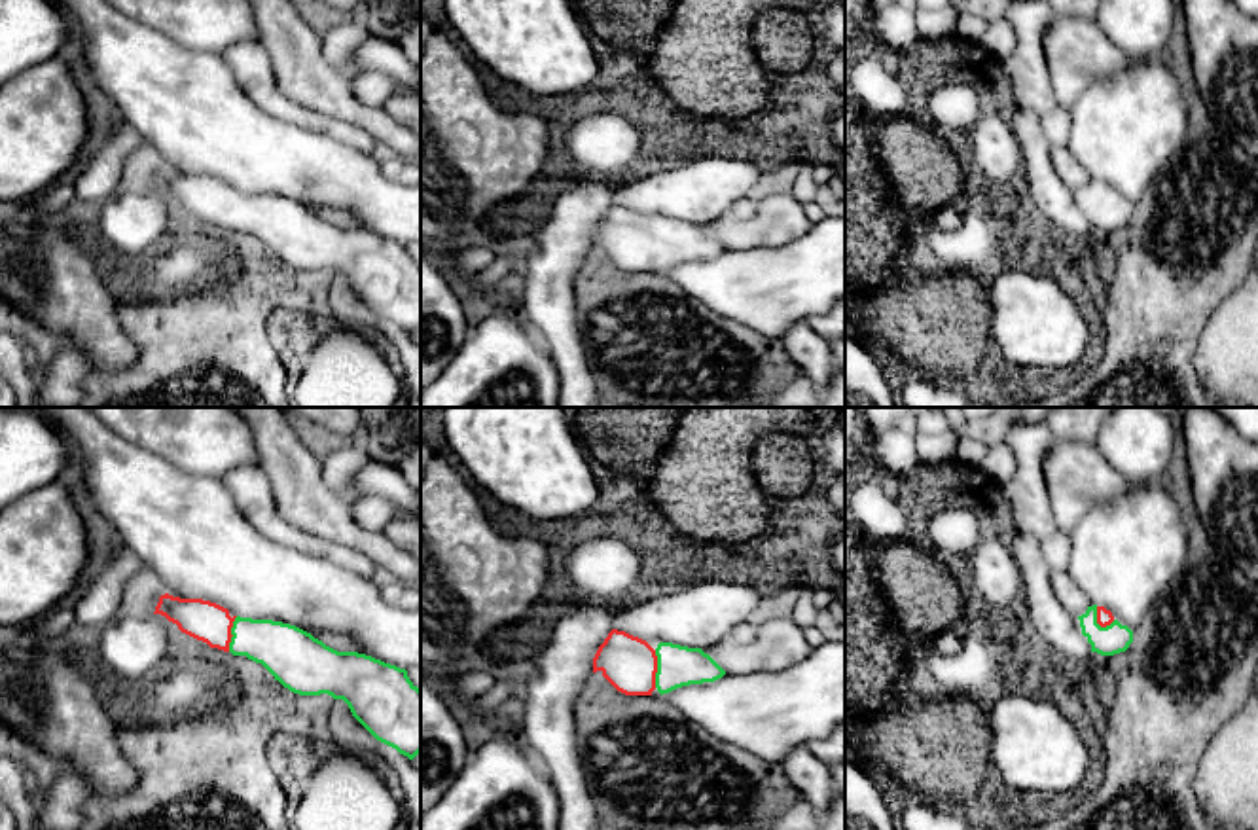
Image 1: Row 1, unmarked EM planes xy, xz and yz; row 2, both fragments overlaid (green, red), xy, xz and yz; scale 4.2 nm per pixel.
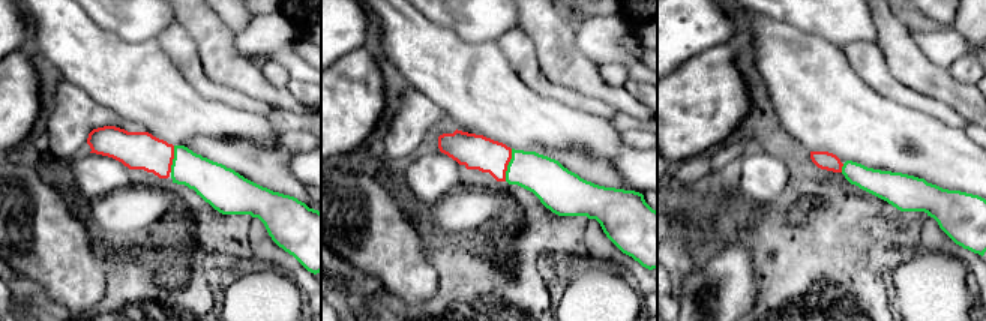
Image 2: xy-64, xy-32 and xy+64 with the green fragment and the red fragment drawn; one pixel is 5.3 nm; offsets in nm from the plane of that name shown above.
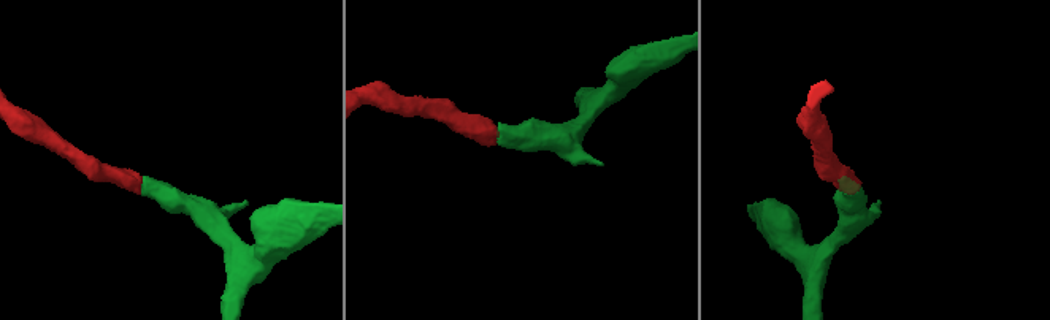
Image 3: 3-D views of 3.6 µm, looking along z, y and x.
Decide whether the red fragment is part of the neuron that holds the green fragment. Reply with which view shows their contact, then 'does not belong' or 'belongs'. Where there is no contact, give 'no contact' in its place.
contact in xz; belongs

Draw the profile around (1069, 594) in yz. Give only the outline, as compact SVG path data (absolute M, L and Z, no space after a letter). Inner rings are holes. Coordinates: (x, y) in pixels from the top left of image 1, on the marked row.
M1055 572L1051 578L1053 591L1059 603L1069 610L1072 616L1080 610L1091 606L1089 597L1082 591L1082 587L1069 576L1069 572Z

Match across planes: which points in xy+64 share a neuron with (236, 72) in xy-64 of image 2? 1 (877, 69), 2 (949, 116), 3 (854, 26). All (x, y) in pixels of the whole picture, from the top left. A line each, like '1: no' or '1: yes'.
1: no
2: no
3: no

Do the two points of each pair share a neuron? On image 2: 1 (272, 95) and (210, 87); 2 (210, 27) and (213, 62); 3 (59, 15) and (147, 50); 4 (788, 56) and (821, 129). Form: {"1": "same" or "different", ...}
{"1": "different", "2": "same", "3": "same", "4": "same"}

